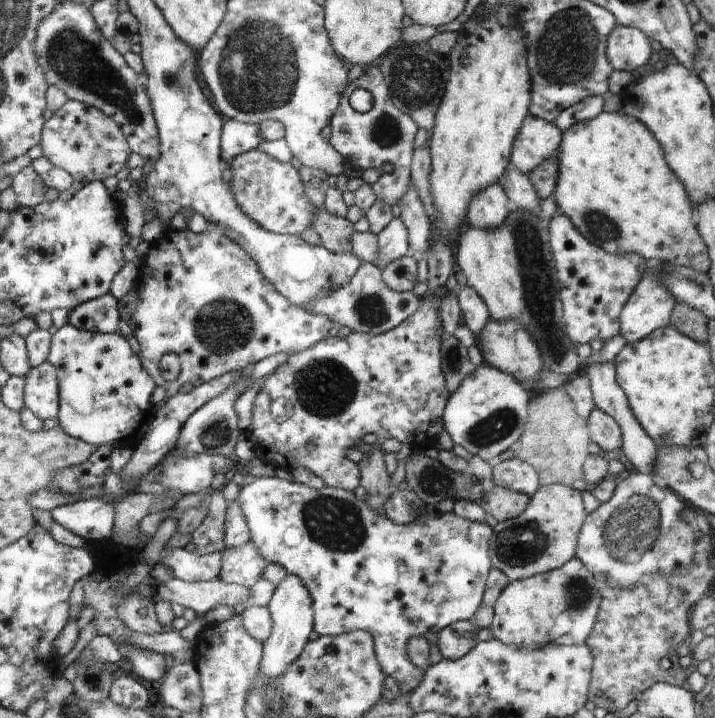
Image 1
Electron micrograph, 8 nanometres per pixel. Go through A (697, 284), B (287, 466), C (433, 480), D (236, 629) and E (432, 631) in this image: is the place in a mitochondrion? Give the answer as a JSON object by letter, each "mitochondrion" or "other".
{"A":"mitochondrion","B":"other","C":"mitochondrion","D":"other","E":"other"}

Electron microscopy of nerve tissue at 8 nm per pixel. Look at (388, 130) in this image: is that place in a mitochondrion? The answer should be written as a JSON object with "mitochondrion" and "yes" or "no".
{"mitochondrion":"yes"}

